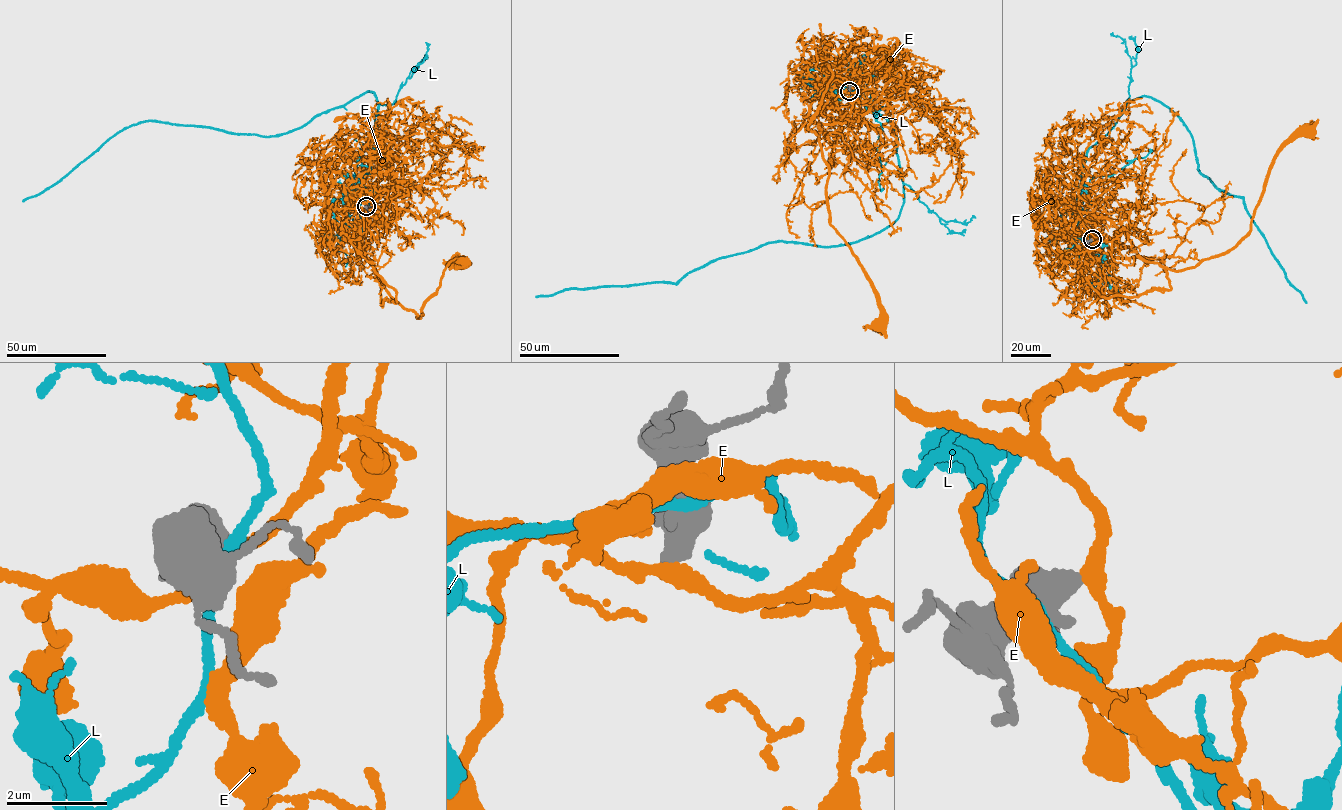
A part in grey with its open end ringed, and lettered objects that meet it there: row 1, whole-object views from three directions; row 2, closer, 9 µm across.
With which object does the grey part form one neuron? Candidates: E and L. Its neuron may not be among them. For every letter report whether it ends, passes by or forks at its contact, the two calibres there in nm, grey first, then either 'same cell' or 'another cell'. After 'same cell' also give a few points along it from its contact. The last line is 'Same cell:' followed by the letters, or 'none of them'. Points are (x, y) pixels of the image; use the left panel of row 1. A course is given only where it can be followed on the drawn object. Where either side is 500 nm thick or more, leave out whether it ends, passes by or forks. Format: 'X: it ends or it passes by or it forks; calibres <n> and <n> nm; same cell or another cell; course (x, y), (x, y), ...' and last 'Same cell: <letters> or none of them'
E: it passes by; calibres 320 and 280 nm; same cell; course (366, 206), (341, 212), (376, 209), (377, 217), (359, 232), (362, 255), (417, 317), (446, 265), (461, 264)
L: it passes by; calibres 400 and 190 nm; another cell
Same cell: E

